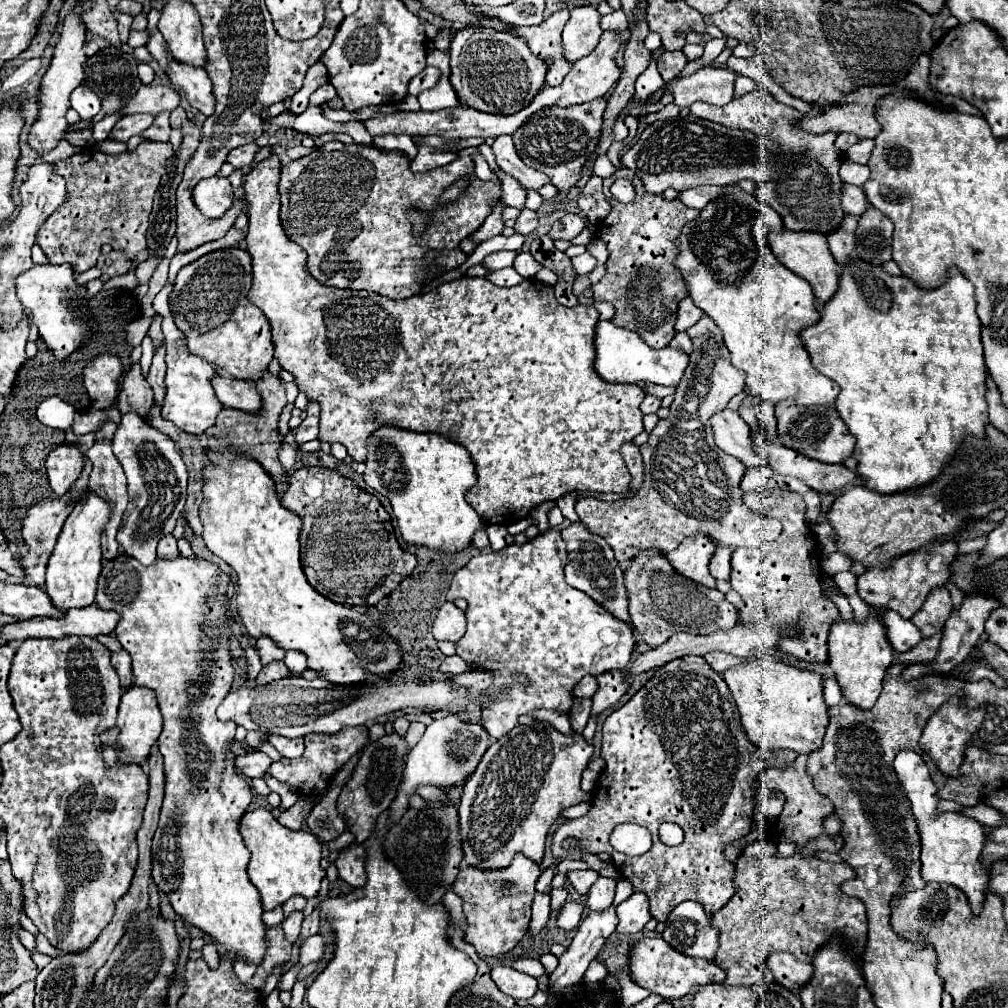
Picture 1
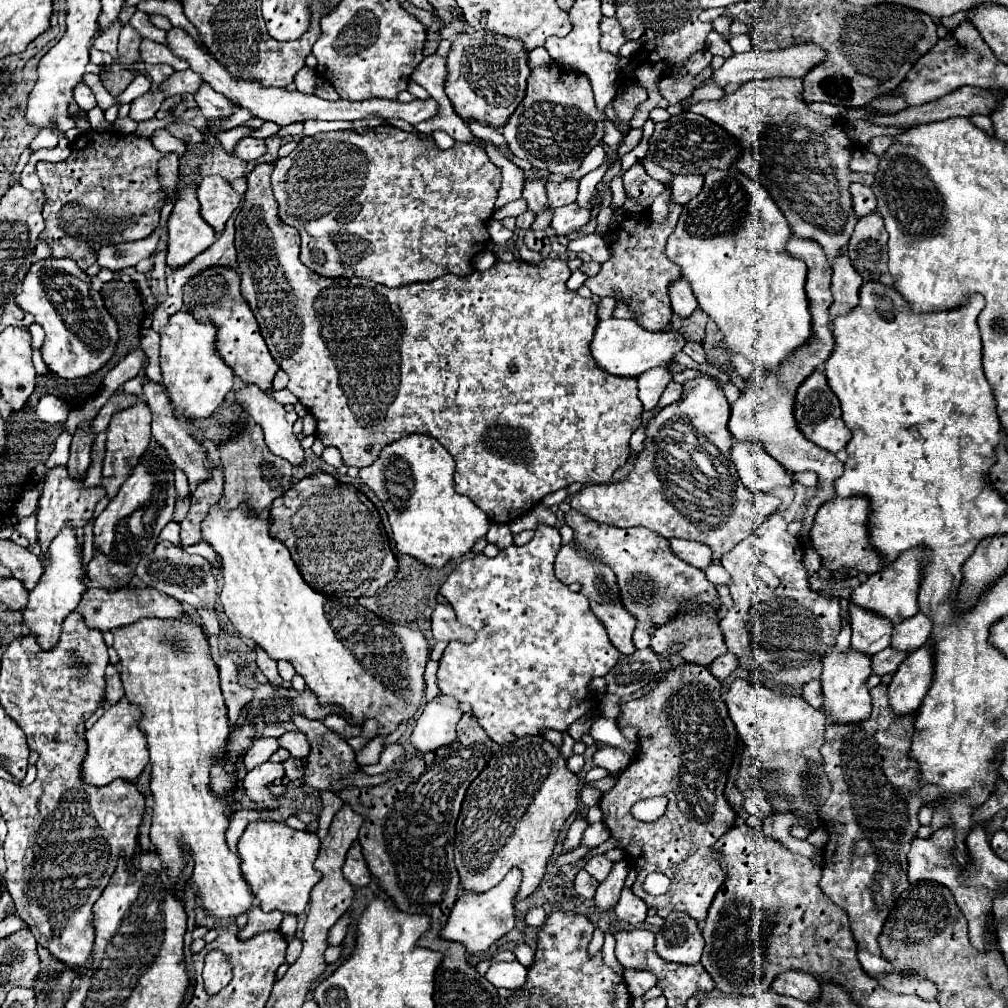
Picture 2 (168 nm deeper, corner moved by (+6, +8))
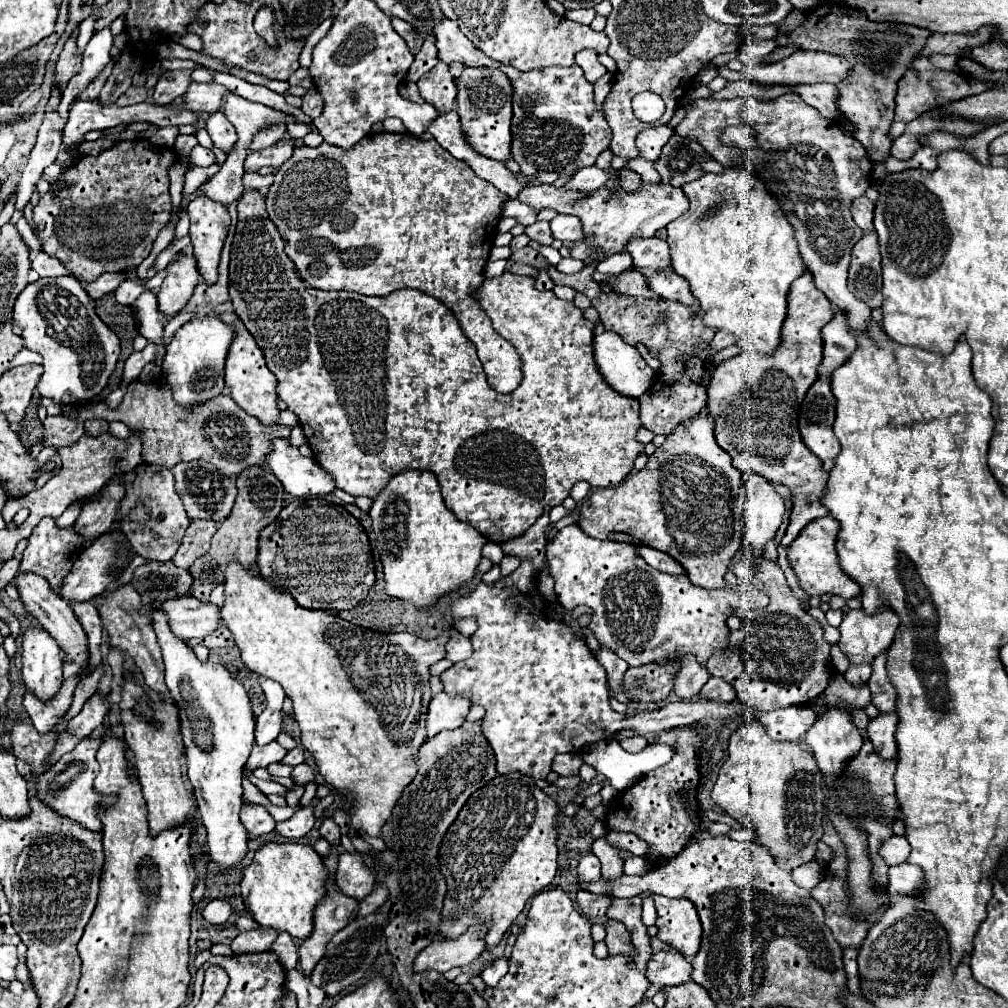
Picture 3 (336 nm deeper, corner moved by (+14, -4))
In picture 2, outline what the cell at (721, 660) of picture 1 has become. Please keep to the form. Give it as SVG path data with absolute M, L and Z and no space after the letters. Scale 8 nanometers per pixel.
M727 651L725 655L717 657L717 659L709 665L709 671L711 671L719 681L723 681L723 679L729 677L729 673L731 673L735 667L737 667L737 657Z

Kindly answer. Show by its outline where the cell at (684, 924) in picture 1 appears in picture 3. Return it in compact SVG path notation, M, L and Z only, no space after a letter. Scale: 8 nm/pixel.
M675 949L671 951L659 951L651 957L647 965L647 979L649 979L649 989L647 989L647 999L651 999L661 987L671 987L671 985L683 985L691 981L691 963L681 957Z

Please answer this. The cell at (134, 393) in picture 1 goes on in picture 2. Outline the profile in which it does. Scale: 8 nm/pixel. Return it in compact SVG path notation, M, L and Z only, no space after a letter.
M135 397L133 405L113 413L111 423L107 427L107 453L105 453L105 461L103 461L101 487L107 491L109 497L117 495L121 481L125 481L125 477L129 475L129 469L133 465L137 465L139 457L145 453L149 443L151 443L151 413L149 413L147 403L139 397Z

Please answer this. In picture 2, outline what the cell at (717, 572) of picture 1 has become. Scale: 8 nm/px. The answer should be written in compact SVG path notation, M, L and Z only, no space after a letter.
M673 539L671 549L689 565L697 569L707 569L713 563L713 551L707 545L701 545L697 541L681 541Z

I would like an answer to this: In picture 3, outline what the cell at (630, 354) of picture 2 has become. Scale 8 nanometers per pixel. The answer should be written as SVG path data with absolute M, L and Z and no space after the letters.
M605 331L595 337L595 363L605 381L621 395L641 397L655 381L655 371L643 361L639 351L627 345L617 333Z

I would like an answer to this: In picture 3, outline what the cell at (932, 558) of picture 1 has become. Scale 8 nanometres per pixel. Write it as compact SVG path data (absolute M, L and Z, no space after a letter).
M853 609L839 625L839 647L853 665L871 663L889 649L897 625L897 615L891 609L881 609L875 615L867 615L863 609Z

